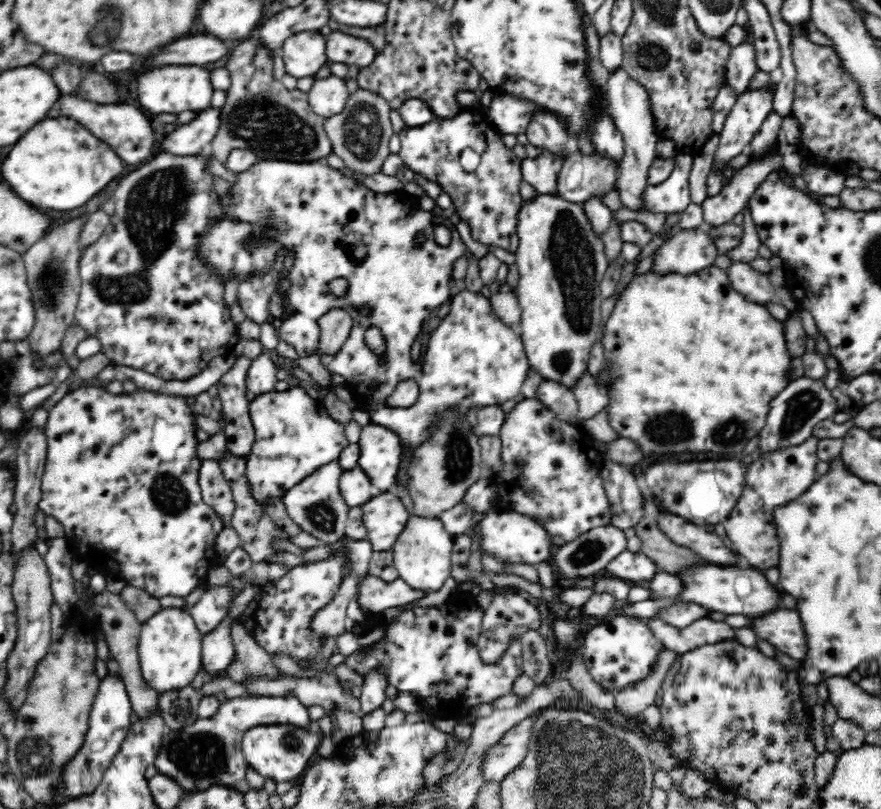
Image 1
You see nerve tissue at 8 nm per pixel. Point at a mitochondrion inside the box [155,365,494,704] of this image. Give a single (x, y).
(458, 465)

